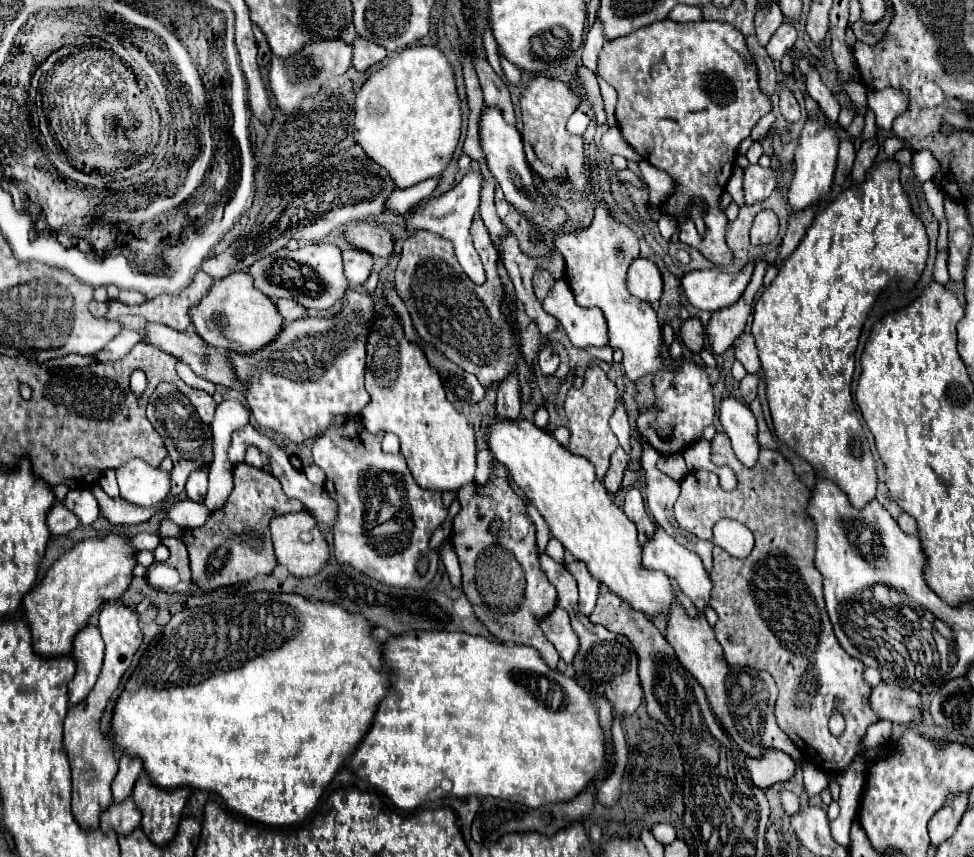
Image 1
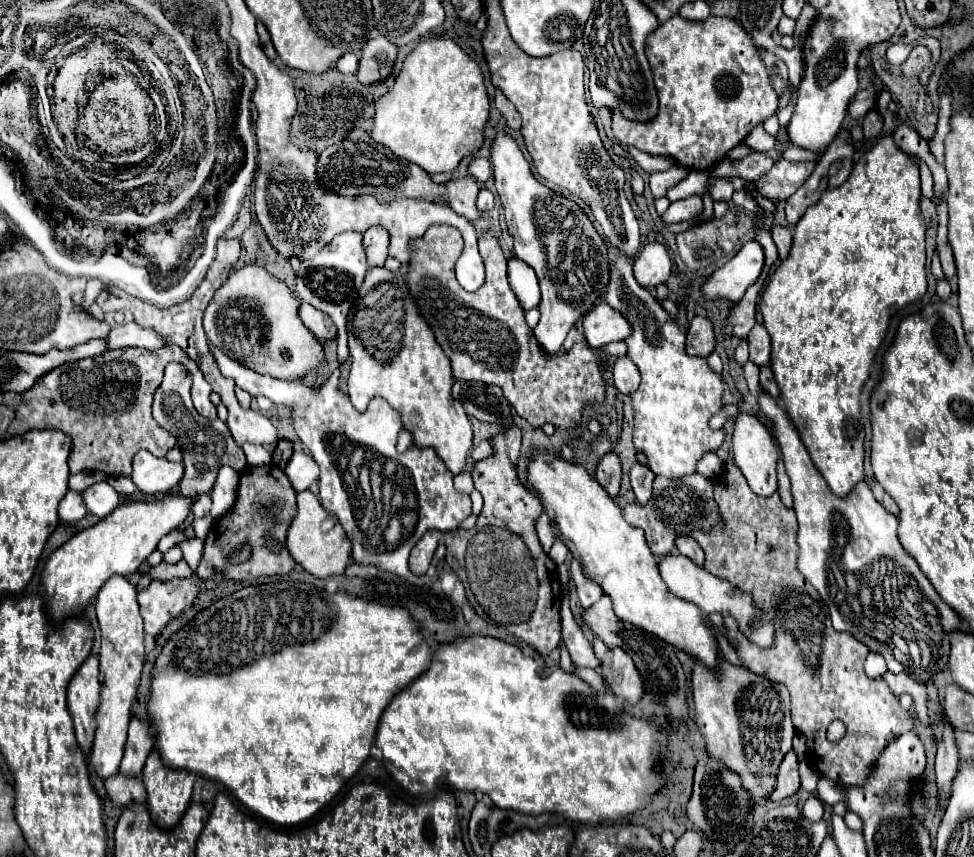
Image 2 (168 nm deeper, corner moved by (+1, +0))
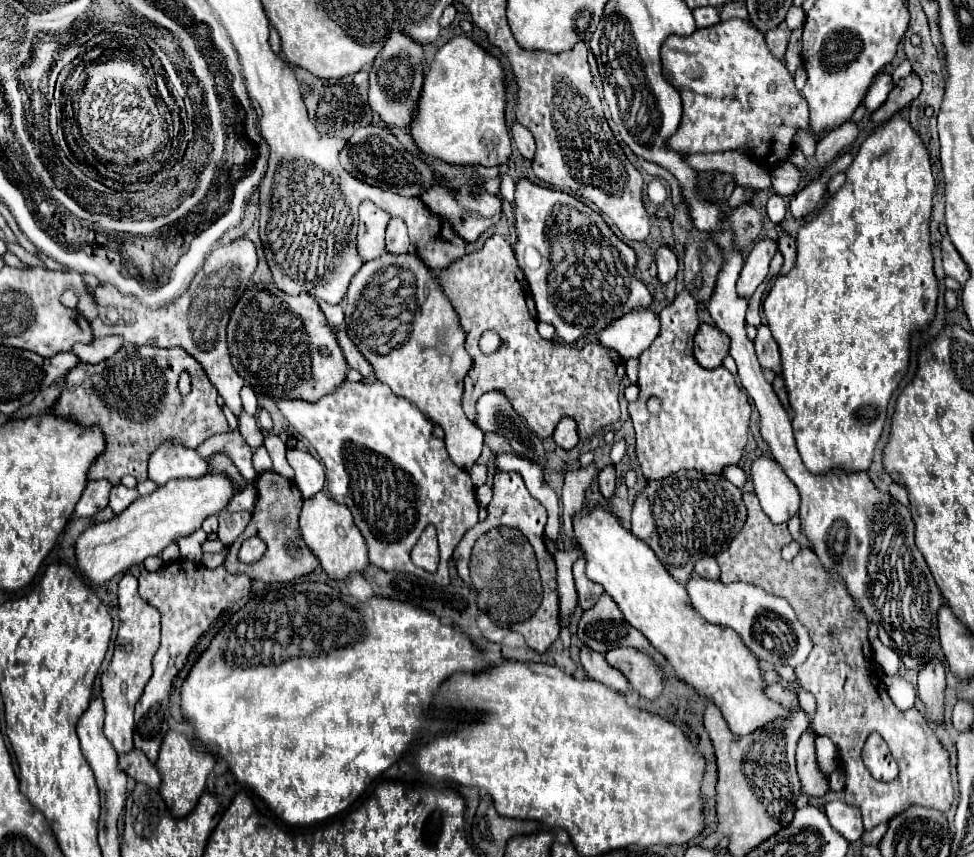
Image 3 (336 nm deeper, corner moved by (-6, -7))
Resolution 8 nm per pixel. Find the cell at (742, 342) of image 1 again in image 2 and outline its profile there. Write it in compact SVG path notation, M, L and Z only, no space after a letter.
M755 325L749 331L749 359L755 365L769 365L771 359L771 339L763 325Z

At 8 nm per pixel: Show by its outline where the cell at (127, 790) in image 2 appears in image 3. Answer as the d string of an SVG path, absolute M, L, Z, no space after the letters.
M132 750L126 756L122 756L118 760L118 766L126 776L134 778L136 782L140 782L144 786L150 786L152 790L158 790L160 774L158 774L156 766L150 764L148 758L140 750Z

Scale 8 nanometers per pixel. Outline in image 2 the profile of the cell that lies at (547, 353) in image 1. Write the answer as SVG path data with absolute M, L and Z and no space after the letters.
M507 133L495 137L491 163L495 169L495 187L505 207L507 229L513 237L515 257L527 263L539 279L541 319L533 331L541 347L549 355L555 355L575 321L603 301L611 273L609 249L585 211L571 197L545 187L529 173L529 163Z

